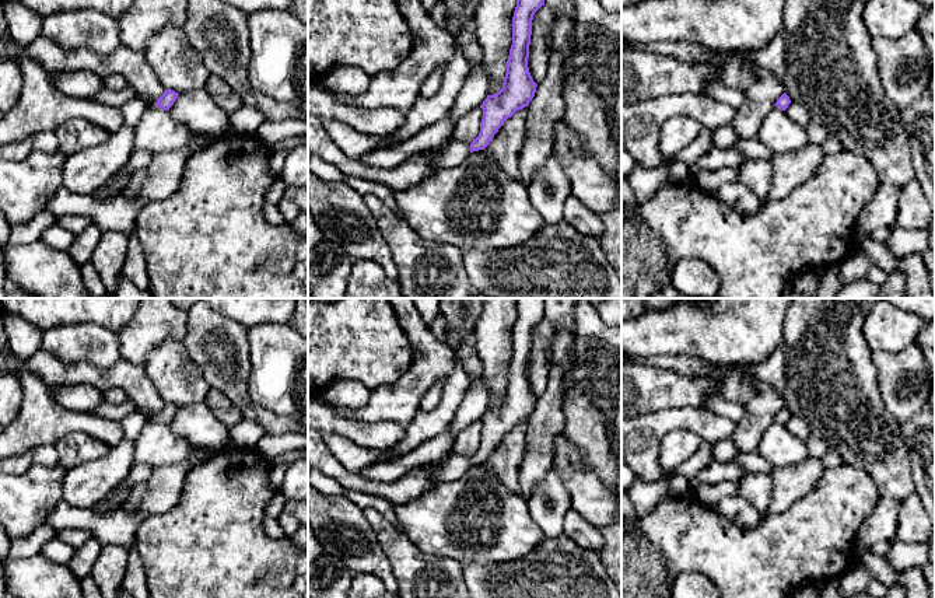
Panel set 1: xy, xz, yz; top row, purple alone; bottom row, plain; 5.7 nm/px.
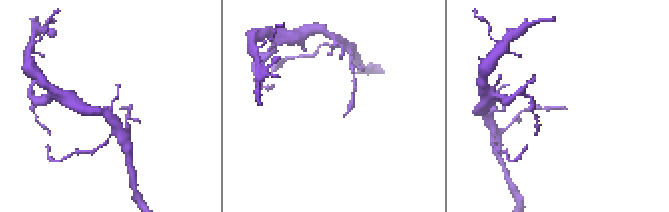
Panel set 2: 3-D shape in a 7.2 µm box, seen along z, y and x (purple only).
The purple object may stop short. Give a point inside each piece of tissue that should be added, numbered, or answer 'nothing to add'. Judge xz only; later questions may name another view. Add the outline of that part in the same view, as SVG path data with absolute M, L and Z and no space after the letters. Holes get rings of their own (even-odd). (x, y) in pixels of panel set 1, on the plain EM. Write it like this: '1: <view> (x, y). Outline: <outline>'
1: xz (454, 467). Outline: M452 454L431 468L431 478L437 485L454 482L463 476L469 468L470 458Z

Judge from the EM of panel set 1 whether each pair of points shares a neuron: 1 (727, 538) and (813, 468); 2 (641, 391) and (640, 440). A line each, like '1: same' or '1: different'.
1: different
2: different

